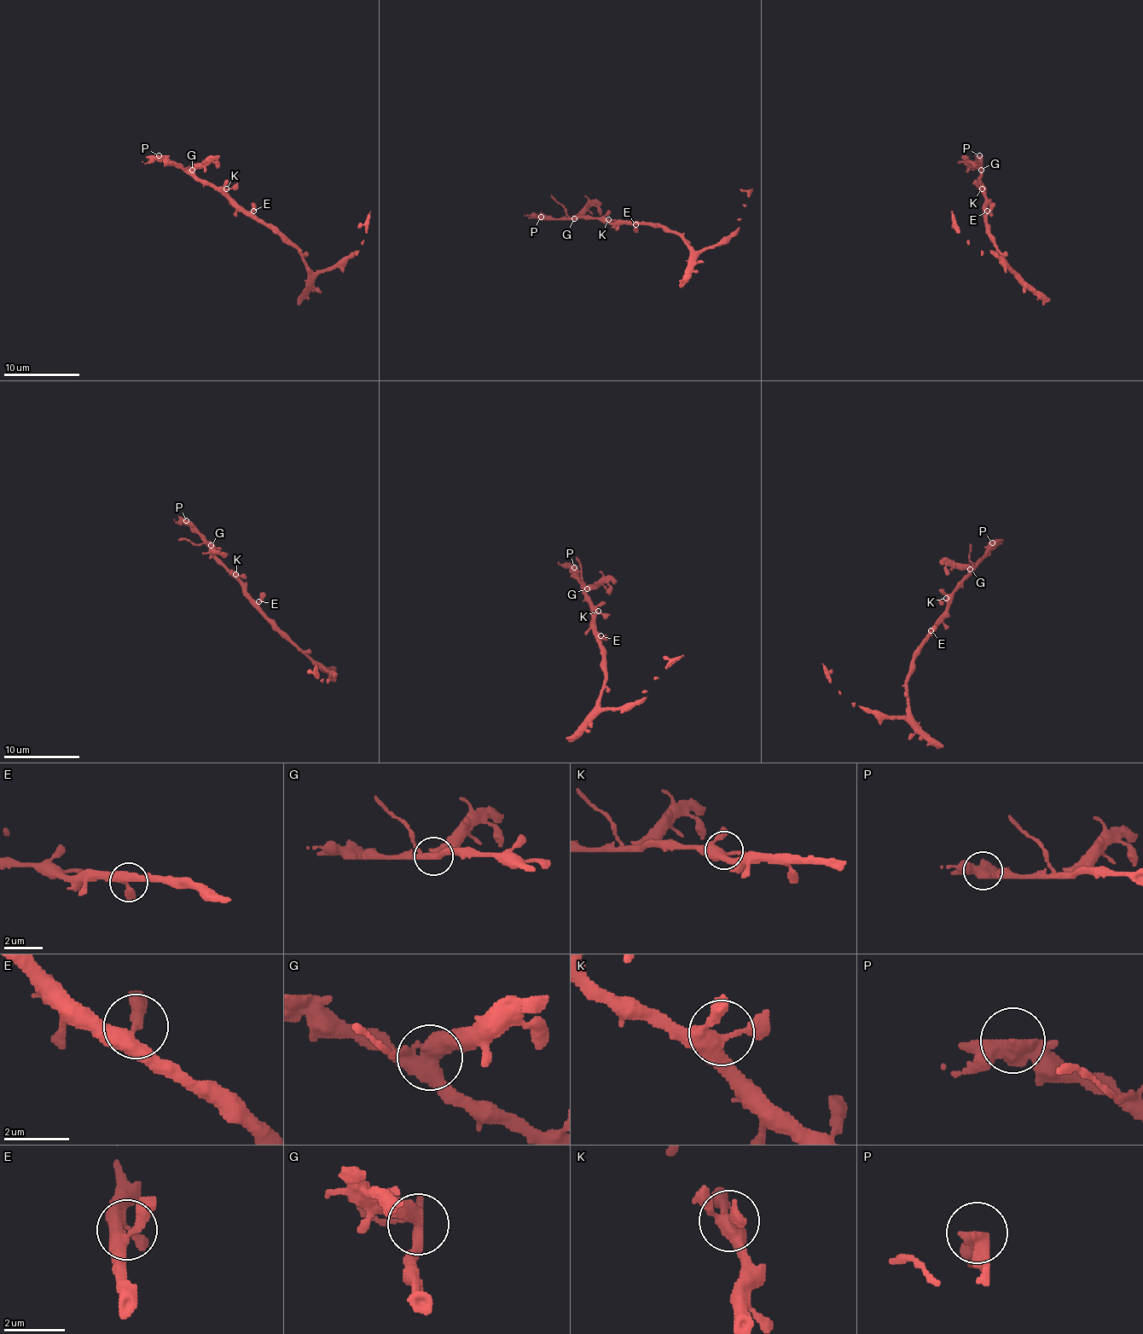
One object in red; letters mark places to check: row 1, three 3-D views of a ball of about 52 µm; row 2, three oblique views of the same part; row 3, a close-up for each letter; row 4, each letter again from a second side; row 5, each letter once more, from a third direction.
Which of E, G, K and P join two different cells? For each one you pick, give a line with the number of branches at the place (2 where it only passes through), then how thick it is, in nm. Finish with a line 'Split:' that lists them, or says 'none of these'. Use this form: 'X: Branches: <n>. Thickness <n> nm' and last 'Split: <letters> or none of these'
G: Branches: 4. Thickness 440 nm
Split: G

